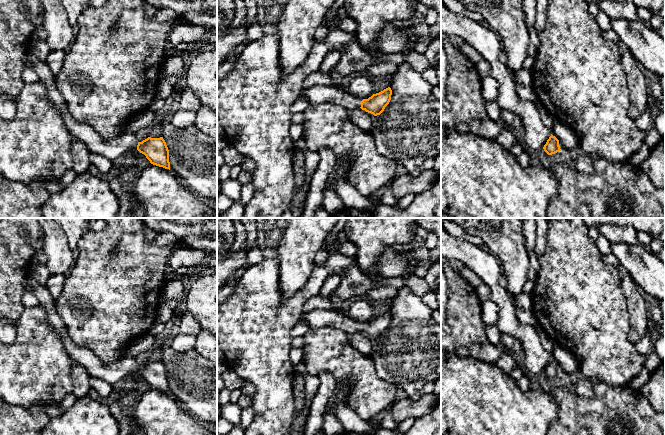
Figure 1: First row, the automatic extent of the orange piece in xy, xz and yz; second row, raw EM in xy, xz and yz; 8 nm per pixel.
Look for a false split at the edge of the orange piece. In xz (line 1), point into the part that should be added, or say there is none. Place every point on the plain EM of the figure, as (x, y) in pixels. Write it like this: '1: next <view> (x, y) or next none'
1: next xz (317, 318)

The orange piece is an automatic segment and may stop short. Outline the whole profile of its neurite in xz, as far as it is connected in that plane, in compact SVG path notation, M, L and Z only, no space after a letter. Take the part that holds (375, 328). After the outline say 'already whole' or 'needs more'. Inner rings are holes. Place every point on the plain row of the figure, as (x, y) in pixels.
M314 309L303 313L301 320L304 320L310 329L322 327L333 327L342 329L347 334L362 333L374 340L380 339L391 324L392 314L390 311L373 318L368 323L361 324L351 319L348 315L334 310Z; needs more

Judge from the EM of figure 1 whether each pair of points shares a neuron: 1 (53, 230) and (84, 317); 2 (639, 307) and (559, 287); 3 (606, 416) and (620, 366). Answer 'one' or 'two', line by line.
1: two
2: two
3: two

